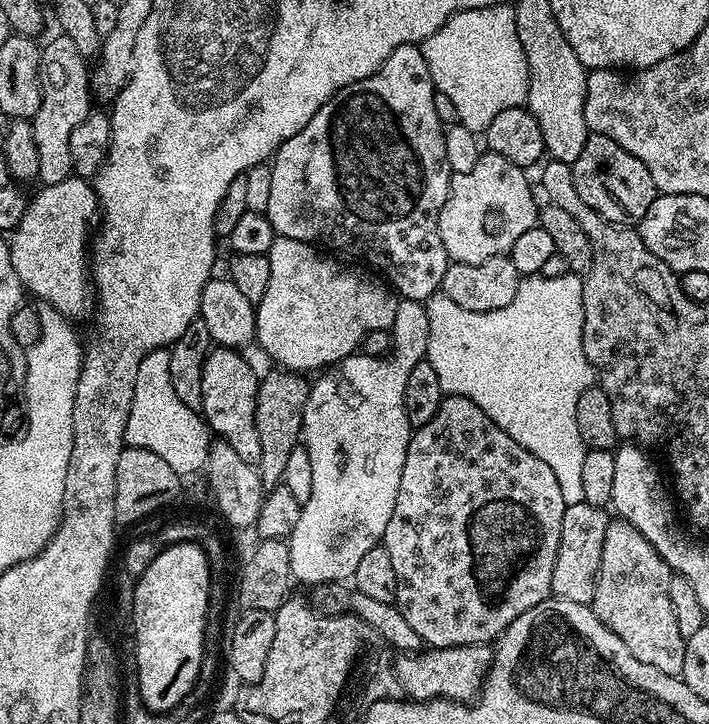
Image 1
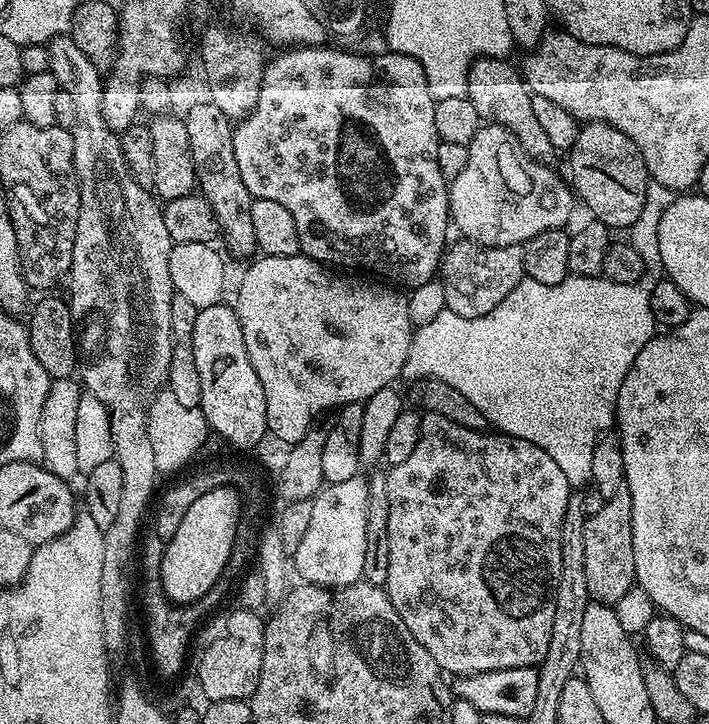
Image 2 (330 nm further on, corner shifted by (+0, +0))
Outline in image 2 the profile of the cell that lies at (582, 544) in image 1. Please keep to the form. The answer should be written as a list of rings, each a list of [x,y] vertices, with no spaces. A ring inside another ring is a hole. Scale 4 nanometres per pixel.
[[[628,487],[614,490],[598,514],[588,517],[583,536],[586,557],[586,586],[593,601],[615,606],[637,583],[634,562],[634,533],[631,530],[631,504]]]

